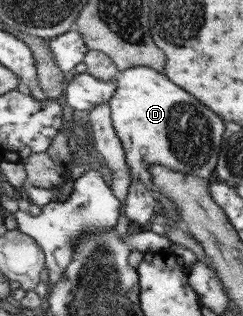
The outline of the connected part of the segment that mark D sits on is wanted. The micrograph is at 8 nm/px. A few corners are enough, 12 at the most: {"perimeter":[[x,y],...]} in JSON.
{"perimeter":[[165,72],[116,79],[114,124],[137,178],[125,212],[148,232],[151,166],[212,178],[224,124]]}

